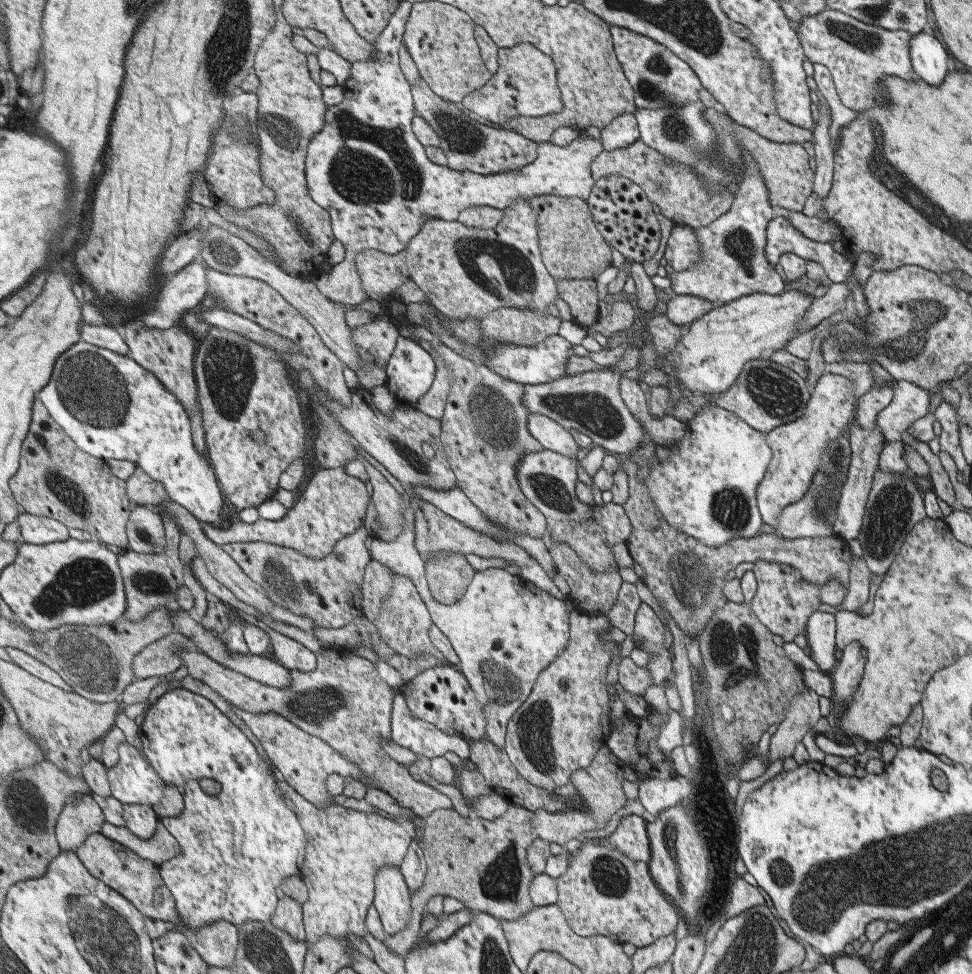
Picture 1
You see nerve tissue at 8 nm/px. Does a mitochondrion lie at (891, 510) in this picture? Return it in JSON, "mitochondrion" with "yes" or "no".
{"mitochondrion":"yes"}

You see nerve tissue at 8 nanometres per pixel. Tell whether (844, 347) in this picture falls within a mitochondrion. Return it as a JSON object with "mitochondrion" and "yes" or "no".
{"mitochondrion":"yes"}

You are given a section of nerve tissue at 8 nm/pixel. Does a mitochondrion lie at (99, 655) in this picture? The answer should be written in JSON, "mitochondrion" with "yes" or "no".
{"mitochondrion":"yes"}

